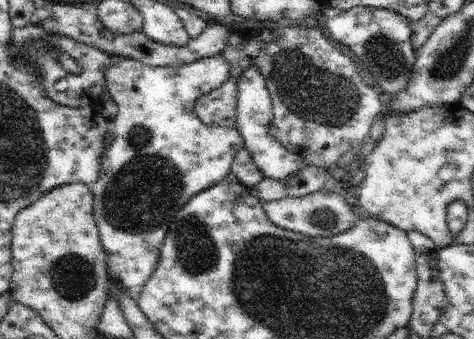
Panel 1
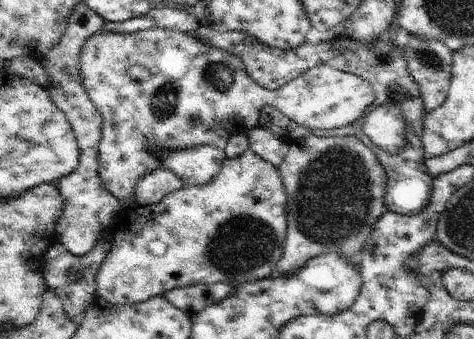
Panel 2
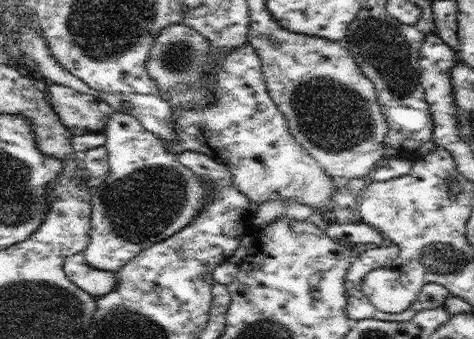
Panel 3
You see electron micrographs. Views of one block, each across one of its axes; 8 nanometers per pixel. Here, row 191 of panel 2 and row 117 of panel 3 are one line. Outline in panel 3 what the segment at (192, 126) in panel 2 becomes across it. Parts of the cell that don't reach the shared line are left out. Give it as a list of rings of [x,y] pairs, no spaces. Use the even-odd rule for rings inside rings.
[[[111,108],[101,134],[105,136],[109,174],[99,186],[89,188],[91,232],[83,254],[91,268],[117,274],[141,250],[179,234],[199,218],[211,204],[217,184],[183,166],[179,154],[169,150],[131,114]]]

